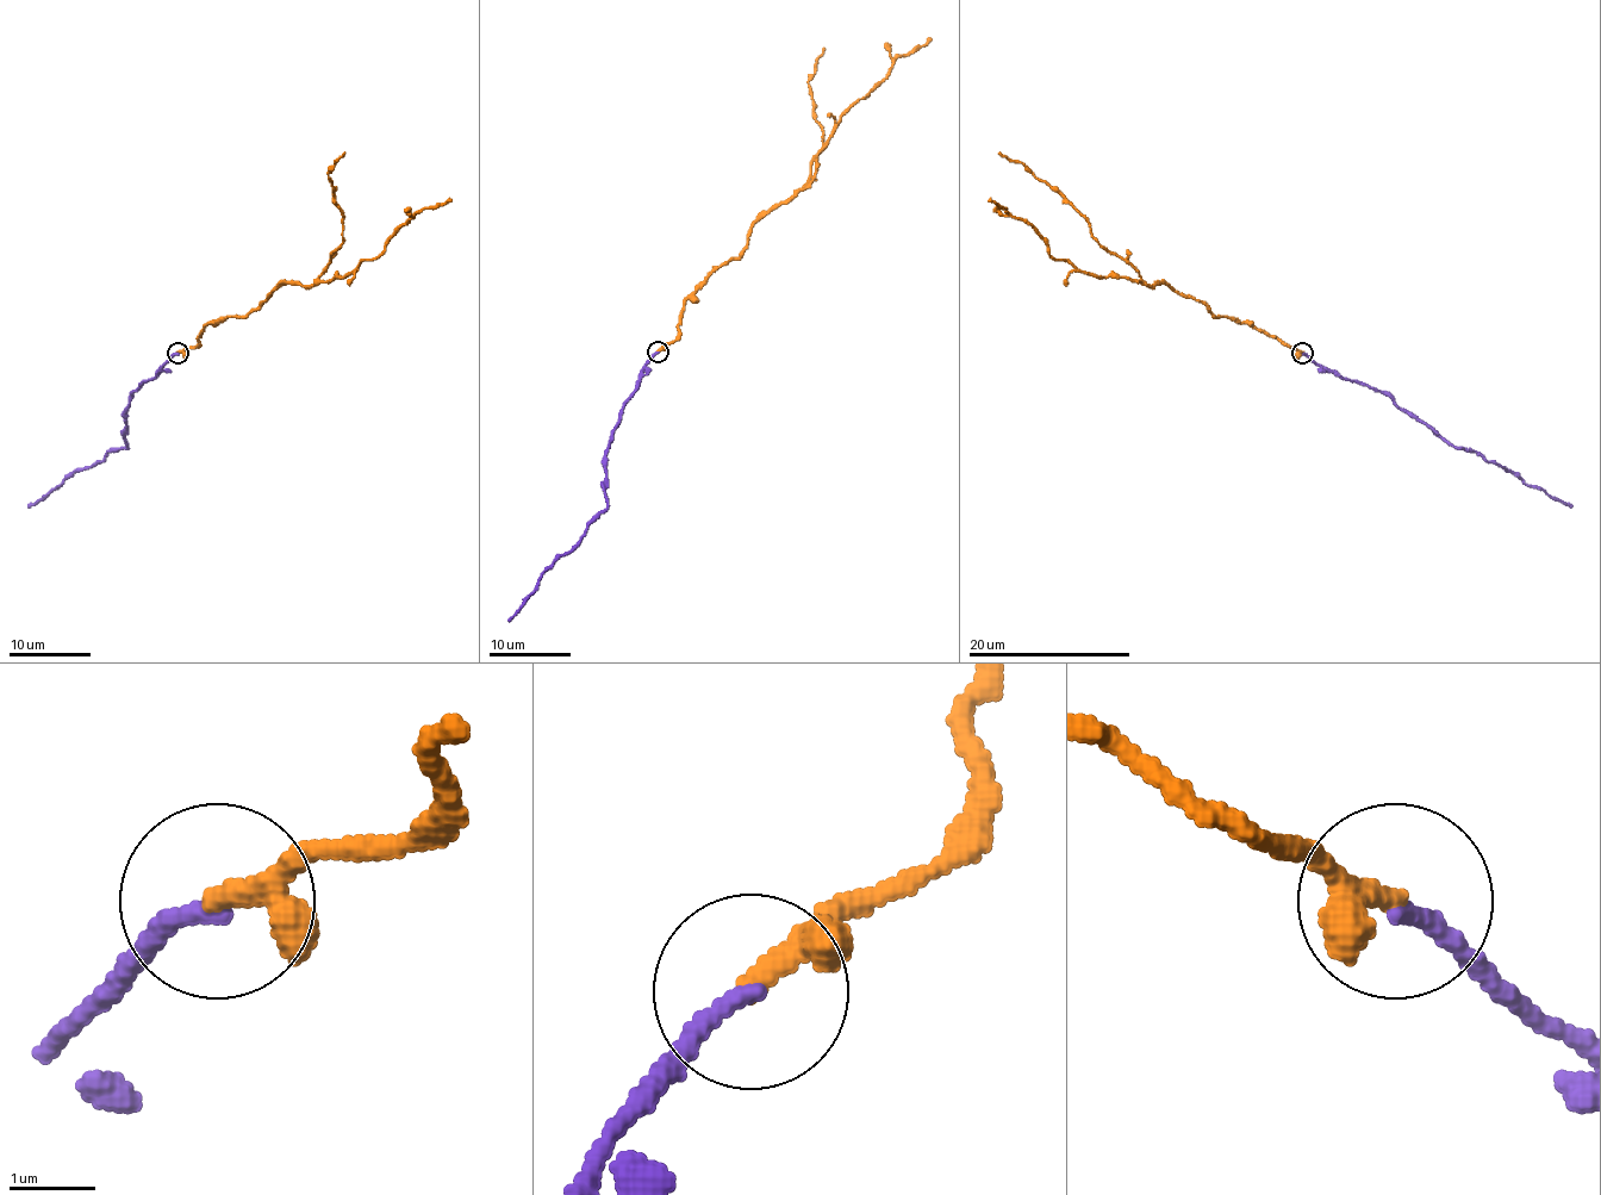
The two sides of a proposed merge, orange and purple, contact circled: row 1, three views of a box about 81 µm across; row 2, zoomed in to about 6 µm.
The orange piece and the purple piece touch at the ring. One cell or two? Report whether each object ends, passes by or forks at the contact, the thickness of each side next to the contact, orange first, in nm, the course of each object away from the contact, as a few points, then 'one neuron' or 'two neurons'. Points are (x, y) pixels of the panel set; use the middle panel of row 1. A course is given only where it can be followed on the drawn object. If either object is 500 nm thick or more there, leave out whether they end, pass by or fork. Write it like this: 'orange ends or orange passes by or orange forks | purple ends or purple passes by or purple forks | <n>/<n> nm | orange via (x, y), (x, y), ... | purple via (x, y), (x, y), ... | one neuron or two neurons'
orange passes by | purple ends | 220/240 nm | orange via (658, 352), (677, 337), (683, 303), (741, 254), (761, 217), (807, 187), (833, 125), (898, 56), (930, 38) | purple via (658, 352), (623, 406), (608, 449), (608, 506), (540, 577), (539, 587), (510, 622) | one neuron

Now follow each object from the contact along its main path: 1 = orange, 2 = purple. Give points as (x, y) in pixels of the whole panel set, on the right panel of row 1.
1: (1302, 353), (1214, 316), (1167, 284), (1076, 269), (1056, 260), (1027, 223), (989, 200)
2: (1302, 353), (1319, 365), (1383, 392), (1457, 447), (1471, 448), (1513, 471), (1527, 485), (1573, 505)

